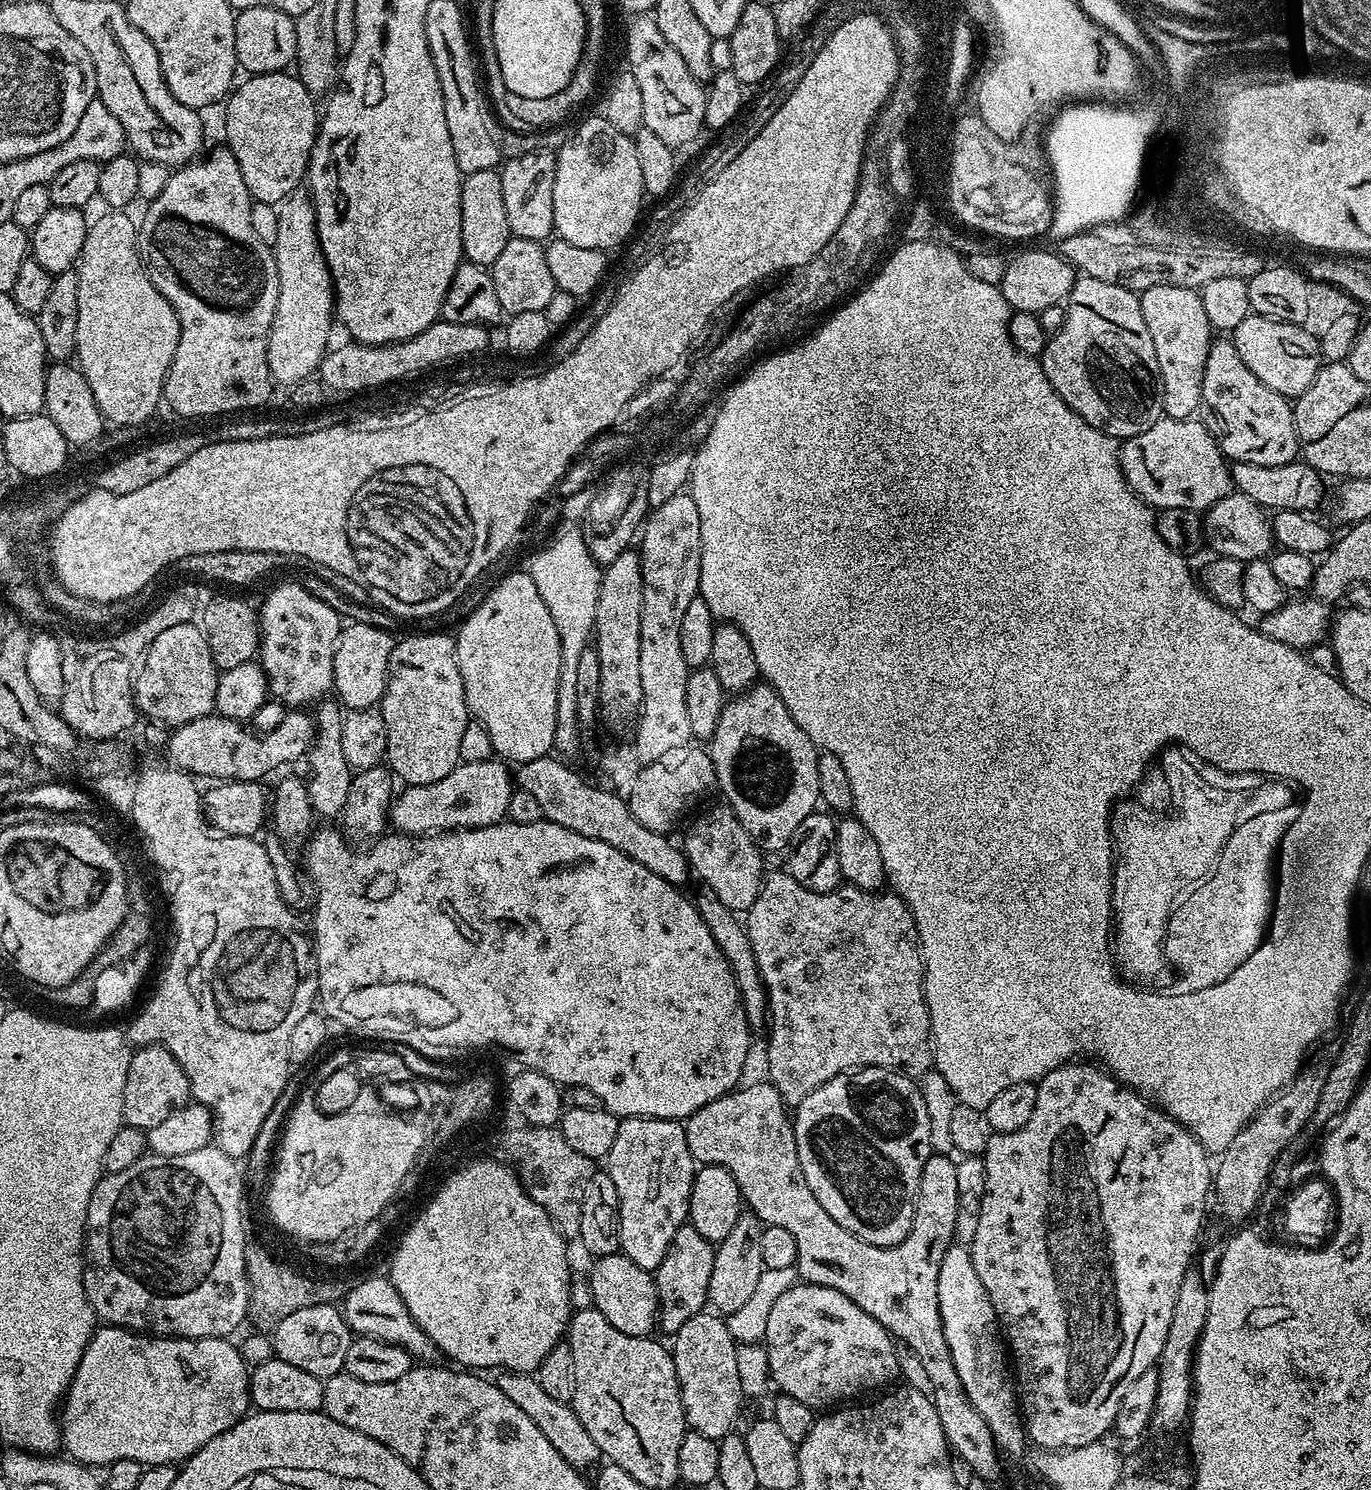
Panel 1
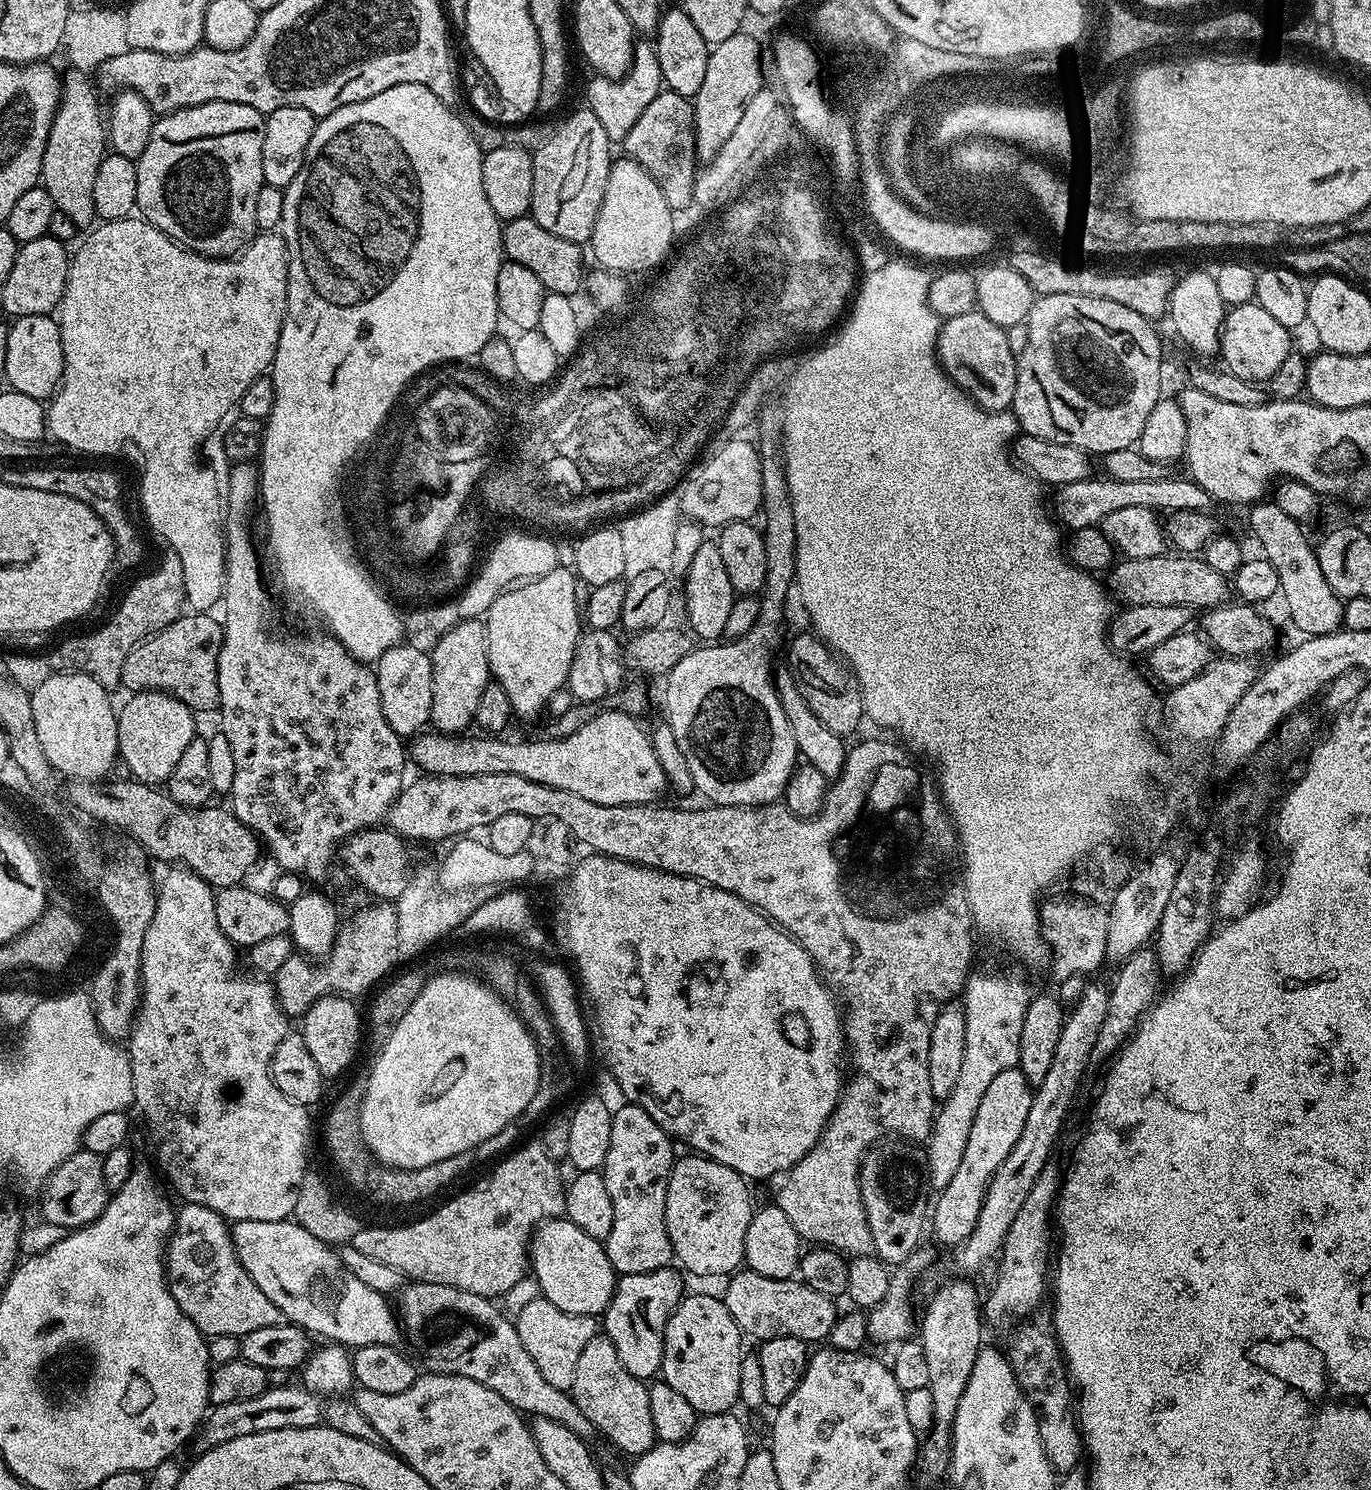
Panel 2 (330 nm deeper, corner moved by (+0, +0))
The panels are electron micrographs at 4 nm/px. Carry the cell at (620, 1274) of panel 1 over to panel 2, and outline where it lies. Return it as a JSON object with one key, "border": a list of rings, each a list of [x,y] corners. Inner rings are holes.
{"border":[[[566,1218],[545,1220],[536,1229],[530,1245],[530,1272],[538,1282],[541,1297],[554,1302],[558,1310],[595,1317],[607,1310],[618,1279],[603,1243]]]}

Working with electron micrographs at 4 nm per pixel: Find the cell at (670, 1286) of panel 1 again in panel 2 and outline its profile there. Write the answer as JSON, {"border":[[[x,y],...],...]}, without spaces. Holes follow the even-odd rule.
{"border":[[[669,1266],[617,1279],[608,1308],[602,1313],[602,1332],[610,1338],[610,1342],[614,1342],[614,1350],[618,1350],[622,1366],[626,1366],[634,1378],[648,1382],[660,1372],[668,1319],[686,1295],[683,1278],[675,1267]]]}

